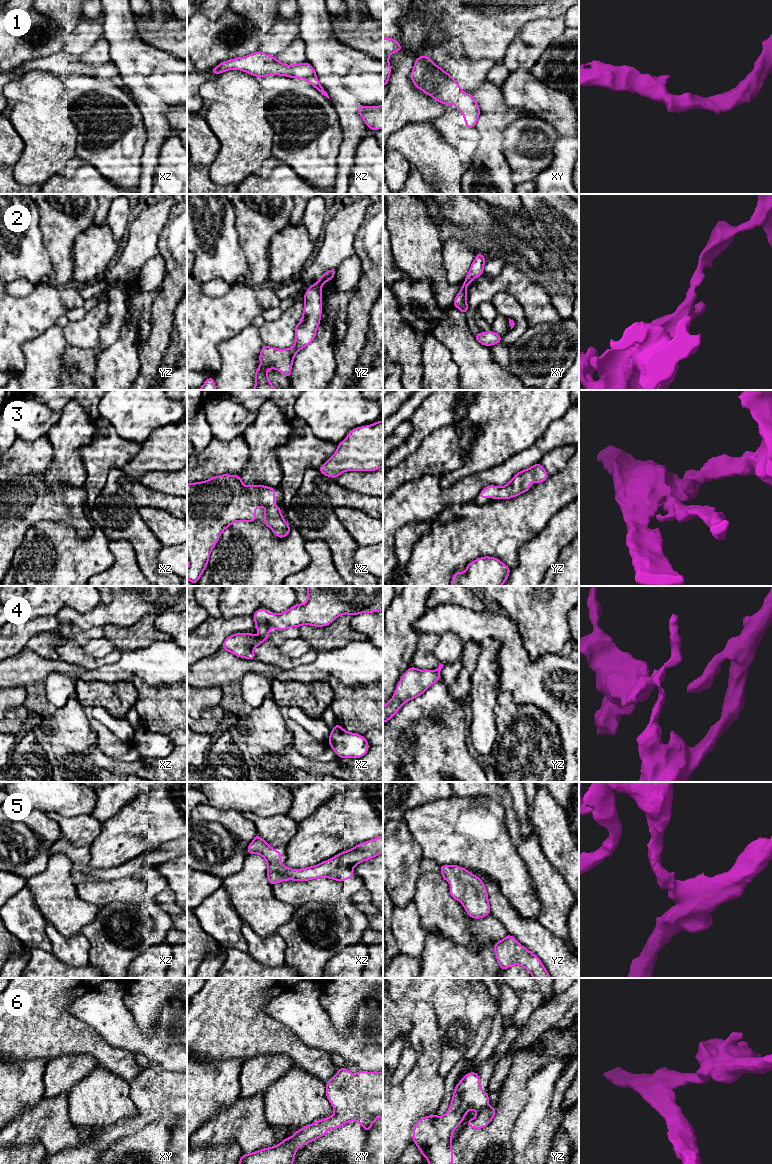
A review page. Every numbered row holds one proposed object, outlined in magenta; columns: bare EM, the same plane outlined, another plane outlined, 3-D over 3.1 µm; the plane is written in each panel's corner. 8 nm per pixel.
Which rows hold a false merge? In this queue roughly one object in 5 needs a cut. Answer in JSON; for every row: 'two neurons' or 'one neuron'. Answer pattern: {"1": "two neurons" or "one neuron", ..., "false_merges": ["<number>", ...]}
{"1": "one neuron", "2": "two neurons", "3": "one neuron", "4": "two neurons", "5": "one neuron", "6": "one neuron", "false_merges": ["2", "4"]}

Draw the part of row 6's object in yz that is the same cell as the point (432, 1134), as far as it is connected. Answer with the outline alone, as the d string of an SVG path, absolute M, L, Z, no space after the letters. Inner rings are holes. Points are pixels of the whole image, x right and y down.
M470 1072L467 1073L455 1086L450 1107L443 1116L439 1117L434 1114L419 1119L413 1128L412 1141L419 1148L423 1158L428 1159L428 1164L453 1164L453 1150L451 1148L451 1143L453 1141L452 1135L454 1130L460 1125L470 1109L474 1109L476 1111L476 1116L468 1120L466 1125L467 1127L482 1129L488 1126L496 1114L496 1107L489 1107L488 1104L489 1096L487 1092L481 1089L479 1074L477 1072Z

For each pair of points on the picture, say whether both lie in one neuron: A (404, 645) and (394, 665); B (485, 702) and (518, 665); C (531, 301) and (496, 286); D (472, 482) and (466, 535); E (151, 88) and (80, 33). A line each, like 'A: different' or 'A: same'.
A: same
B: different
C: same
D: different
E: different

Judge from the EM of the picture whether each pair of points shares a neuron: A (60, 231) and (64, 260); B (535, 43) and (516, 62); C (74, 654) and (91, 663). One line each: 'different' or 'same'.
A: same
B: same
C: same

